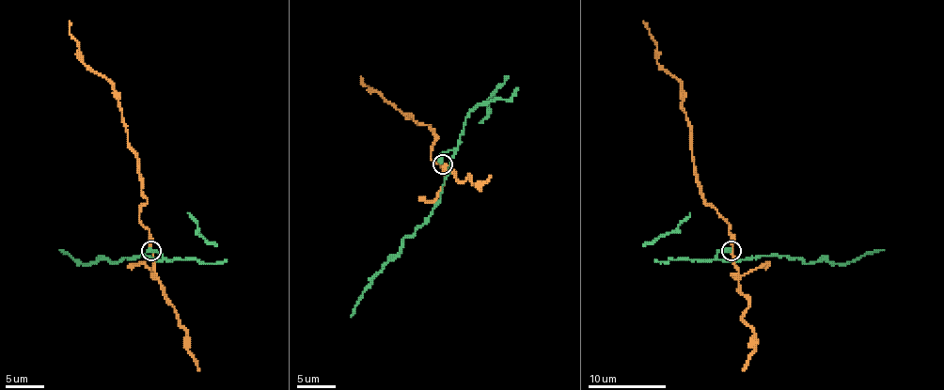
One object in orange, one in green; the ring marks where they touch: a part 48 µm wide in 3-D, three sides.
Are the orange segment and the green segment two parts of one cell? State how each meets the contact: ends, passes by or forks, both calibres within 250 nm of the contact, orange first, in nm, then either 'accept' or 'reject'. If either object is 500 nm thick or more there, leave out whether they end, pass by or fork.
orange passes by; green ends; calibres 180 and 420 nm; reject

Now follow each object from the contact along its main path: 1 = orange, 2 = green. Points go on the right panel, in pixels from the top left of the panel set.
1: (731, 250), (732, 234), (725, 219), (700, 190), (682, 85), (656, 61), (656, 42), (643, 21)
2: (731, 250), (721, 250), (716, 257), (769, 256), (798, 257), (806, 263), (847, 263), (884, 250)

